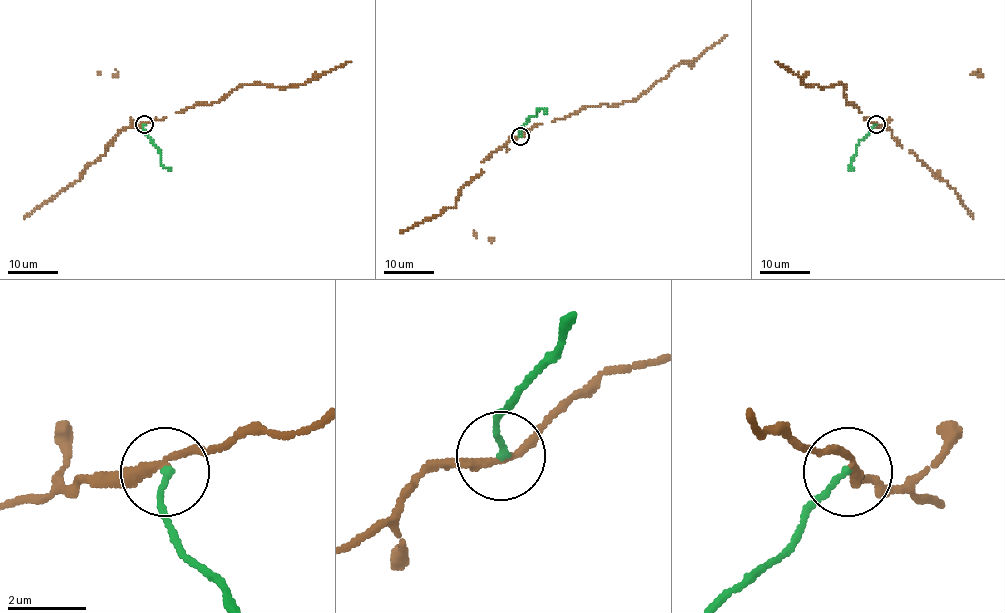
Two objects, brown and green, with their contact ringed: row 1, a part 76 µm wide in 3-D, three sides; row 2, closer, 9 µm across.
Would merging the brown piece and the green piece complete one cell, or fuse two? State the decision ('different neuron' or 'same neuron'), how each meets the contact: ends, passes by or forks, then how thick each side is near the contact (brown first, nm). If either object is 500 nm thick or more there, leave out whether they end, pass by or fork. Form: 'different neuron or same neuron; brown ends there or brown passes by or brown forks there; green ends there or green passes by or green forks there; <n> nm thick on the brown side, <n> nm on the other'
different neuron; brown passes by; green ends there; 200 nm thick on the brown side, 160 nm on the other

